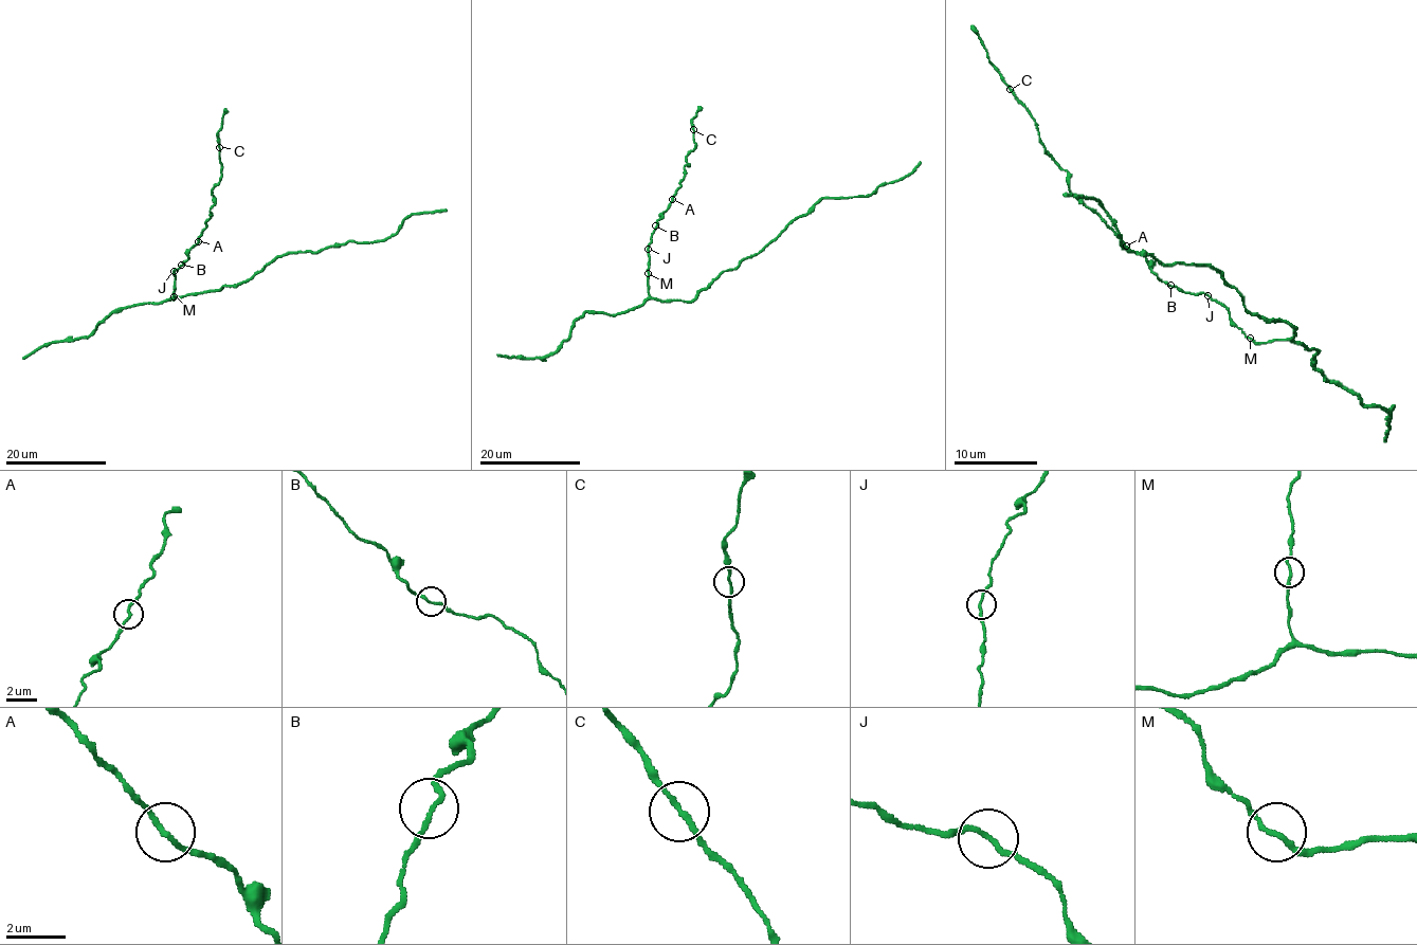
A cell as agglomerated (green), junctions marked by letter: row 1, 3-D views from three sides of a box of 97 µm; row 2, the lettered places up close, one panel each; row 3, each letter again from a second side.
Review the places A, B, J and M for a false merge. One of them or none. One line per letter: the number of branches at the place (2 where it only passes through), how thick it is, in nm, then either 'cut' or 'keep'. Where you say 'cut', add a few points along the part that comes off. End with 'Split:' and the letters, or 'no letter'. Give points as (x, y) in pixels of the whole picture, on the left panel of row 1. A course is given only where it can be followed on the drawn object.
A: branches 2; calibre 160 nm; keep
B: branches 2; calibre 160 nm; keep
J: branches 2; calibre 160 nm; keep
M: branches 2; calibre 150 nm; keep
Split: no letter

